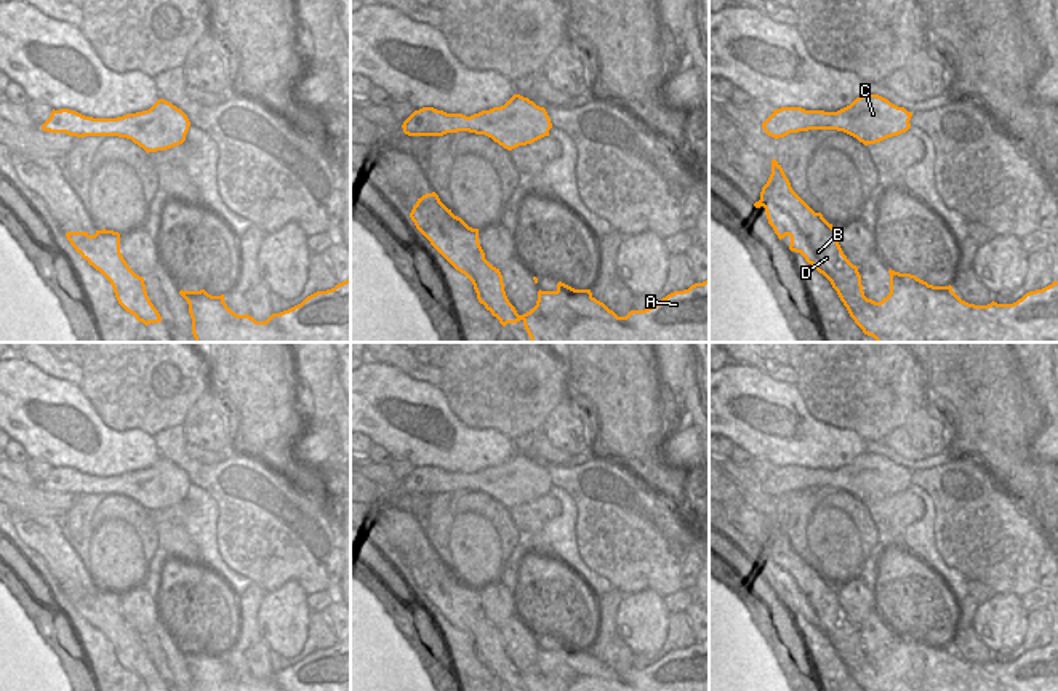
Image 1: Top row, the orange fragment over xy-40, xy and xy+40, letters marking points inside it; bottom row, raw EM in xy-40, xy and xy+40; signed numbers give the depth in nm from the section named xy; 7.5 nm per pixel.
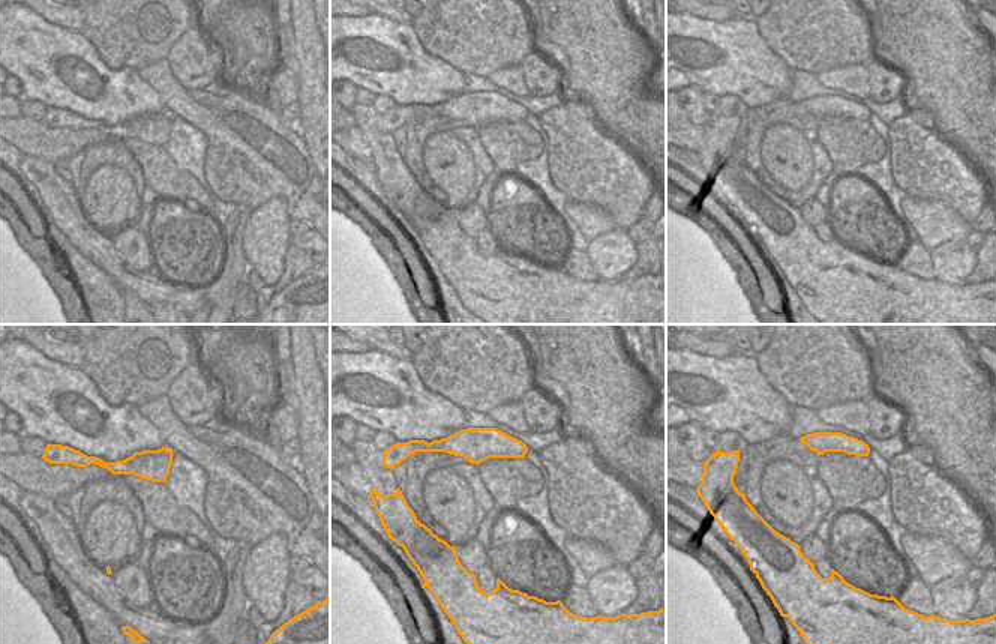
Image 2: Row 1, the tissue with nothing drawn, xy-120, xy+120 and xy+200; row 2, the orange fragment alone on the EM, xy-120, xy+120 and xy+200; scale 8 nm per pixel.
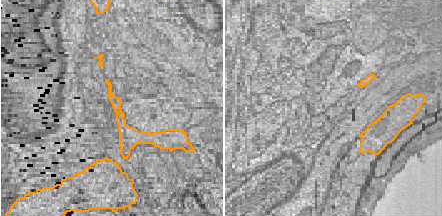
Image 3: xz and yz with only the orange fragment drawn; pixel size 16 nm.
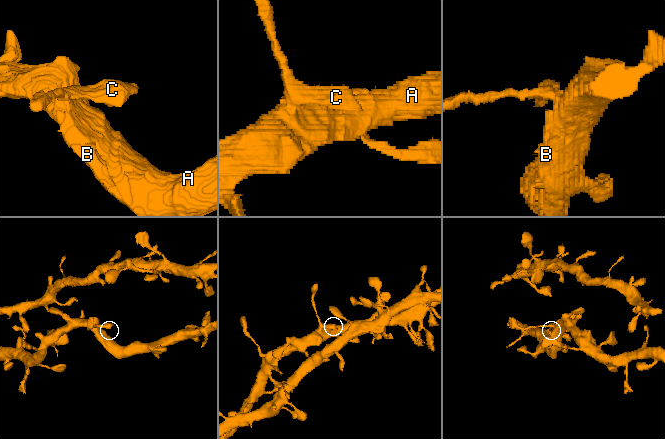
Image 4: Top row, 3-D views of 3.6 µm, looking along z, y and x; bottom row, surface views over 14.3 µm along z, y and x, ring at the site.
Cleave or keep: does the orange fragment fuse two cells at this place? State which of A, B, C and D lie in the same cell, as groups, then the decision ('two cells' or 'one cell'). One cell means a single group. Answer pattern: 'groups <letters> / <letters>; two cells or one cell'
groups A B C D; one cell

